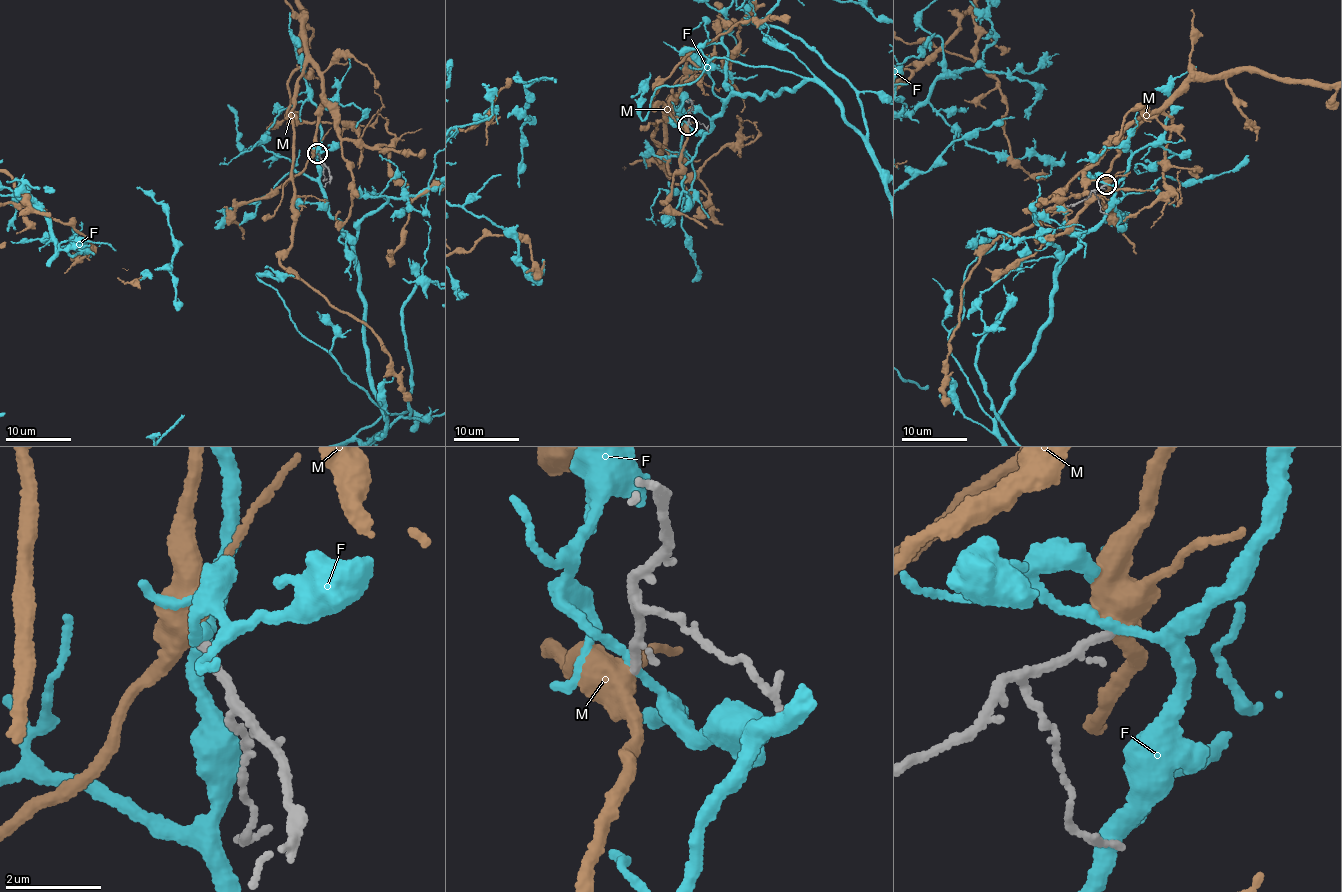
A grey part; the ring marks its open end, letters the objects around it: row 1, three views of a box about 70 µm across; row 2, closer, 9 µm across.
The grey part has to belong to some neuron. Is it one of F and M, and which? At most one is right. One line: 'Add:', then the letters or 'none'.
Add: none

